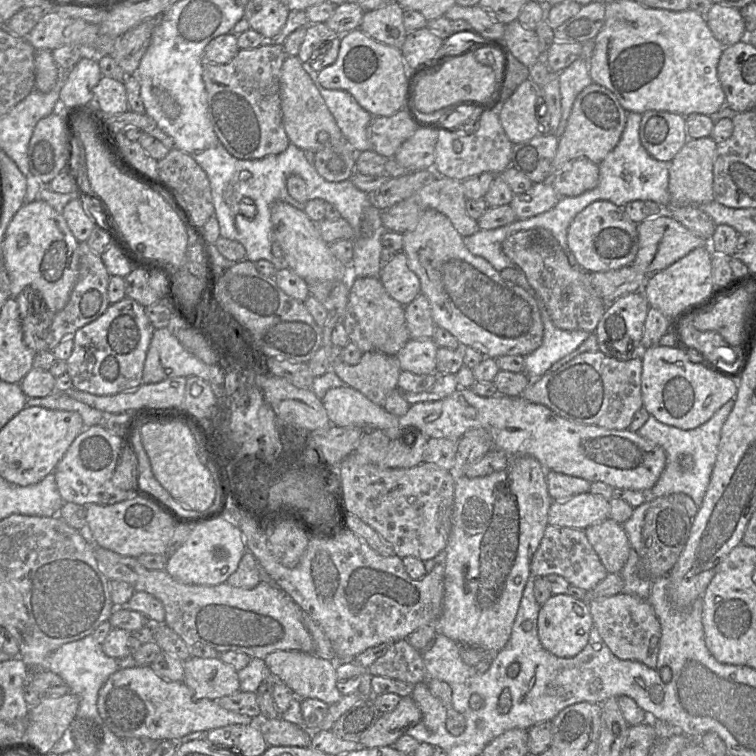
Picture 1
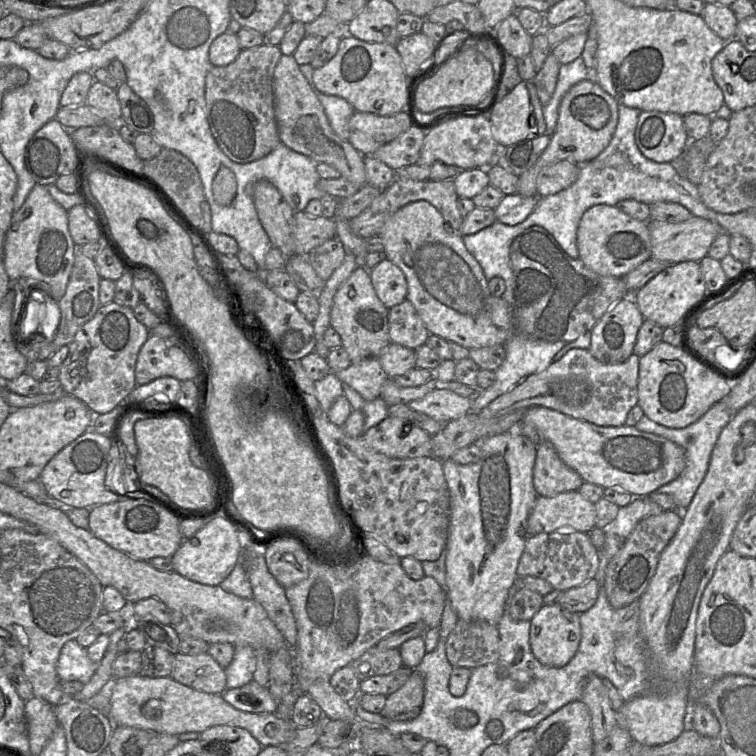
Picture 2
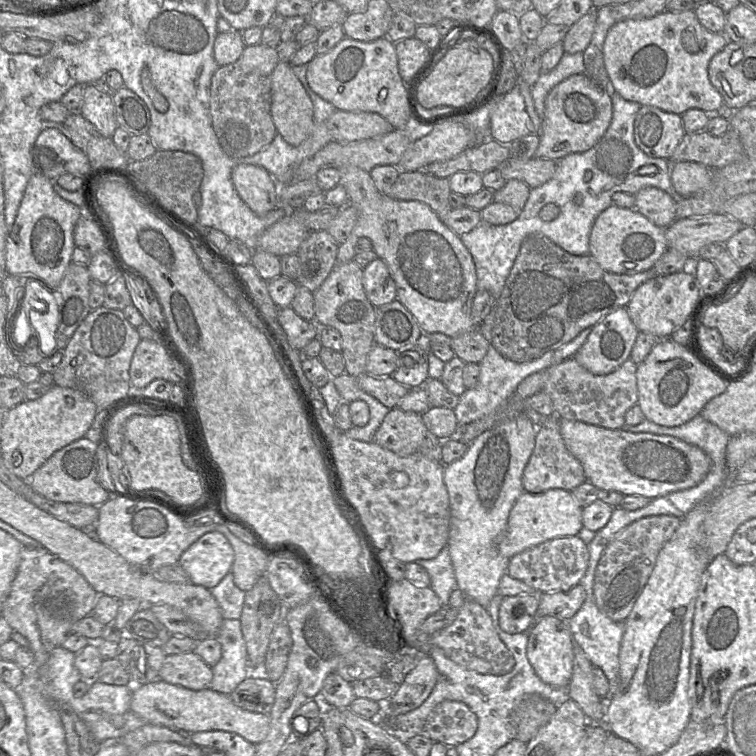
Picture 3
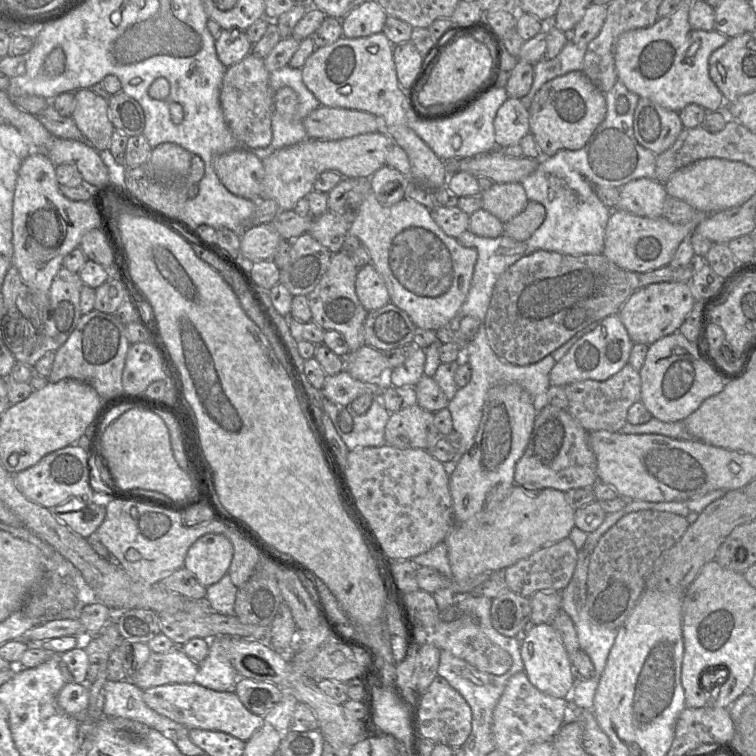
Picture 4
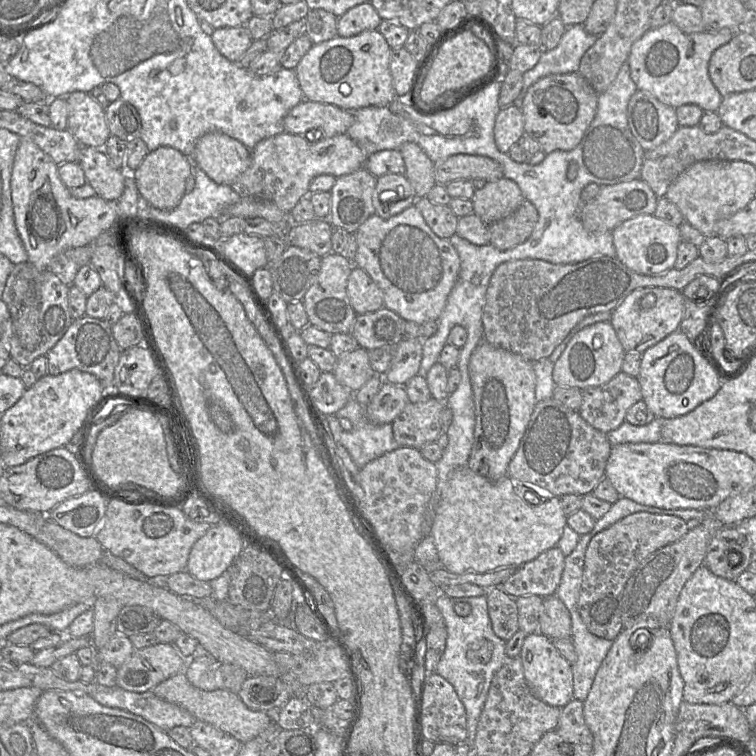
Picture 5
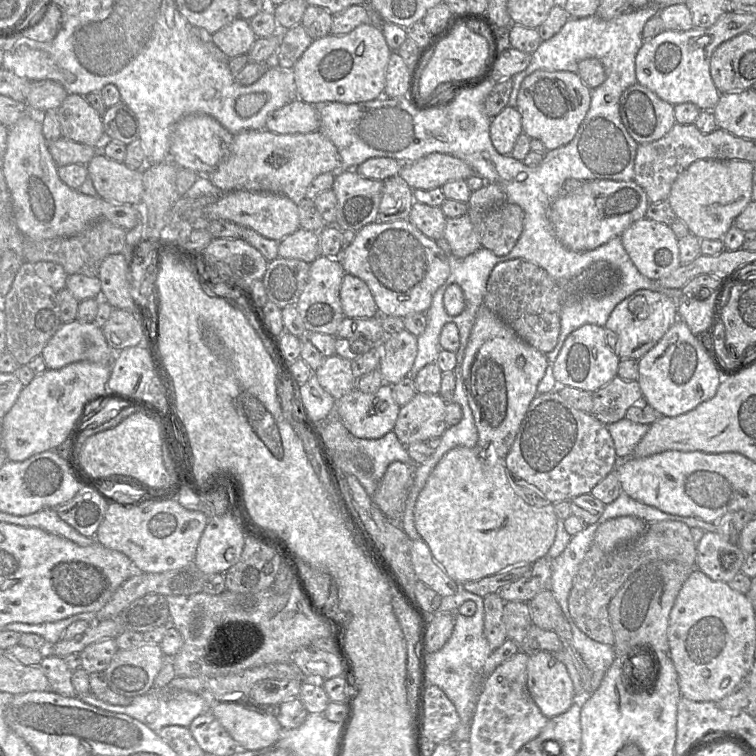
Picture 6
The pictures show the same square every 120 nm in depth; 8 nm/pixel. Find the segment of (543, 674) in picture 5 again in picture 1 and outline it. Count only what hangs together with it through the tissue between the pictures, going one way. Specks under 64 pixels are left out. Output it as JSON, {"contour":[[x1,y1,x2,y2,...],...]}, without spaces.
{"contour":[[568,594,552,595,541,605,538,619,538,637,543,648,559,658,572,658,586,646,593,626,588,601,581,601]]}

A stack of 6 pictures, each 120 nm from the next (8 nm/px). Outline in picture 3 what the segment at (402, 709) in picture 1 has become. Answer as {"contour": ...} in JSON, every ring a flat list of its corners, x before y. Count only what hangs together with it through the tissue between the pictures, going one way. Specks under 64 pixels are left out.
{"contour":[[428,654,419,656,416,667,406,674,403,683,389,699,389,706,420,706,432,692,439,677,433,659]]}

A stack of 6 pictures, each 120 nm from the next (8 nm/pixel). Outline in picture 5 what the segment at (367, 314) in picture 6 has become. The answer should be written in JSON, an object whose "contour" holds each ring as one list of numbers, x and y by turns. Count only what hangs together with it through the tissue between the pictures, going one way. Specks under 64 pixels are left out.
{"contour":[[353,266,347,281,347,294,357,315,372,313,384,307,382,290,360,267]]}

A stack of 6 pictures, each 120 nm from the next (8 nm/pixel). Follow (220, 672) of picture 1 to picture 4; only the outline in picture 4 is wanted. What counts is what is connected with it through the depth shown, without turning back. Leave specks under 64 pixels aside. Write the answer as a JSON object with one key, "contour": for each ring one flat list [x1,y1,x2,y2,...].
{"contour":[[181,647,169,652,151,652,147,662,128,679,142,690,164,684,195,682,199,664,188,657]]}

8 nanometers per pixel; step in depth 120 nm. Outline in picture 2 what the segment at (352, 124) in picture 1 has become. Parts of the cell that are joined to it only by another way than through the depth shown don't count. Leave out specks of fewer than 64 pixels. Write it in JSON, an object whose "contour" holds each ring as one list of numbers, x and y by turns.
{"contour":[[311,87,311,89,322,104,333,131,348,141,348,120,355,112,354,108,342,97,324,94,316,87]]}

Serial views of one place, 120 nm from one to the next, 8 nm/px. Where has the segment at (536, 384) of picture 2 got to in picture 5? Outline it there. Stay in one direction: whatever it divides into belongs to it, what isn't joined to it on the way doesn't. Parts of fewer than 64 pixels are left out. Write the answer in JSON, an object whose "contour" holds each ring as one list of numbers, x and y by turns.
{"contour":[[620,371,609,382,582,389,582,404,578,410,580,416,595,429,607,434,617,429,625,420,628,409,642,399,637,377]]}

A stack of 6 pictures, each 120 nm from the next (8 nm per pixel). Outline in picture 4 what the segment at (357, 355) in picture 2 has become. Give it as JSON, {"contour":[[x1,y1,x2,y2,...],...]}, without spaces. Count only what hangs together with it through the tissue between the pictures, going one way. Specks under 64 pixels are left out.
{"contour":[[343,251,332,254,329,266,315,289,307,295,312,320,323,330,335,330,343,334,349,353,364,344,364,321,368,312,361,304,355,290,358,268,350,255]]}

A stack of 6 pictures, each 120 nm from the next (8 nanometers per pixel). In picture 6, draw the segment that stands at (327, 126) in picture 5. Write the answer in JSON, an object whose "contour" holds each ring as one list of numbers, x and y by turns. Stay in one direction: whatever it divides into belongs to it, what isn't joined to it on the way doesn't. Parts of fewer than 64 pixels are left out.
{"contour":[[295,98,267,117,265,129,277,134,300,134,318,131,319,124,316,106]]}

